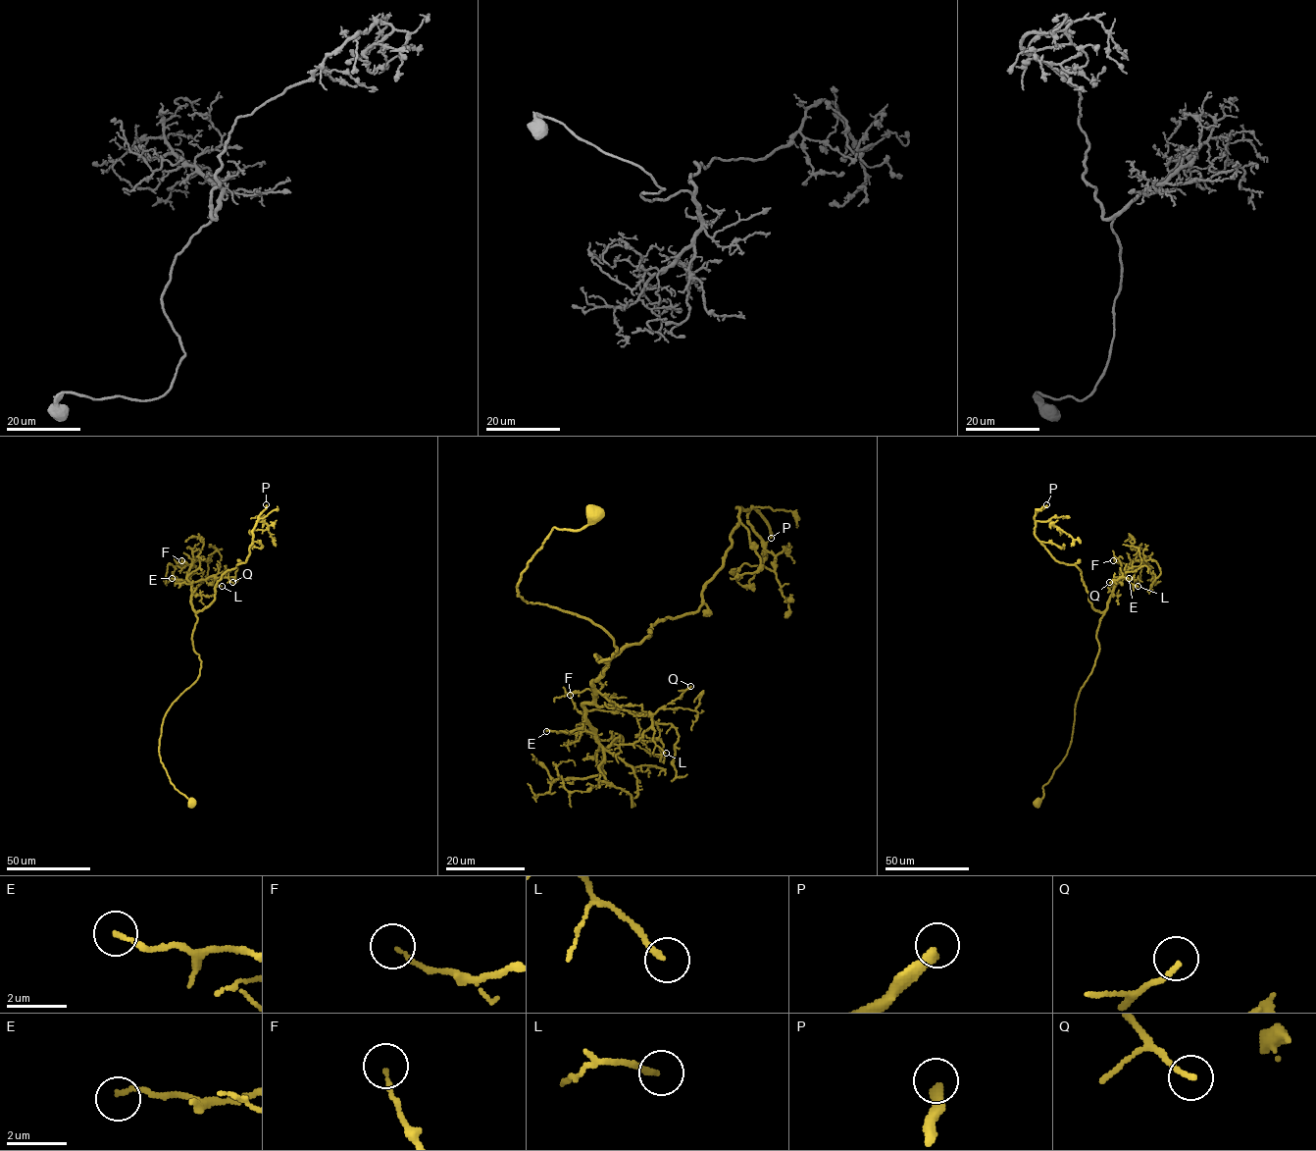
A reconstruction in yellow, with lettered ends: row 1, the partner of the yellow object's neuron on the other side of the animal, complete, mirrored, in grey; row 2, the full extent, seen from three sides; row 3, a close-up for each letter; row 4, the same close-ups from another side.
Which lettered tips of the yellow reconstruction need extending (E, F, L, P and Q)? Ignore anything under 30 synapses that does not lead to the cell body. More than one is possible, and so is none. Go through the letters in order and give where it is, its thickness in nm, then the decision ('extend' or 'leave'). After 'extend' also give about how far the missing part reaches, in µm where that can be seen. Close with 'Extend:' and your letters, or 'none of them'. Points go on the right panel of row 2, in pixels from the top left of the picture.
E: (1129, 578) | 140 nm | leave
F: (1113, 560) | 130 nm | leave
L: (1138, 586) | 180 nm | leave
P: (1046, 504) | 360 nm | extend | 60 µm
Q: (1109, 582) | 160 nm | leave
Extend: P

